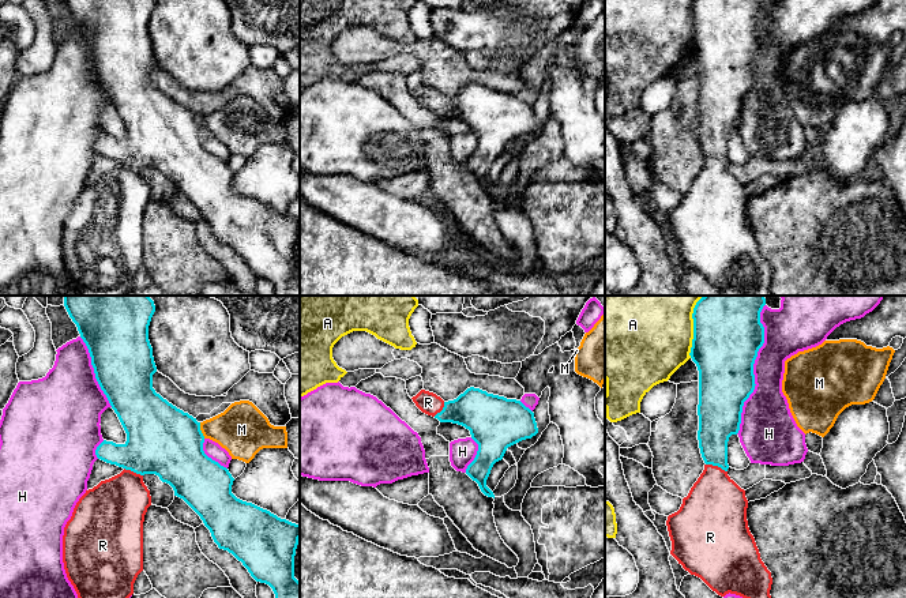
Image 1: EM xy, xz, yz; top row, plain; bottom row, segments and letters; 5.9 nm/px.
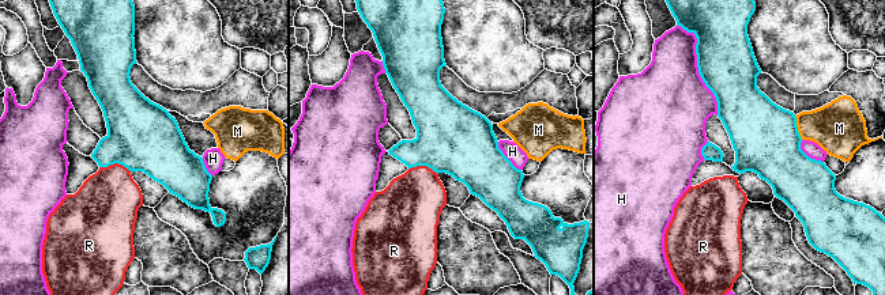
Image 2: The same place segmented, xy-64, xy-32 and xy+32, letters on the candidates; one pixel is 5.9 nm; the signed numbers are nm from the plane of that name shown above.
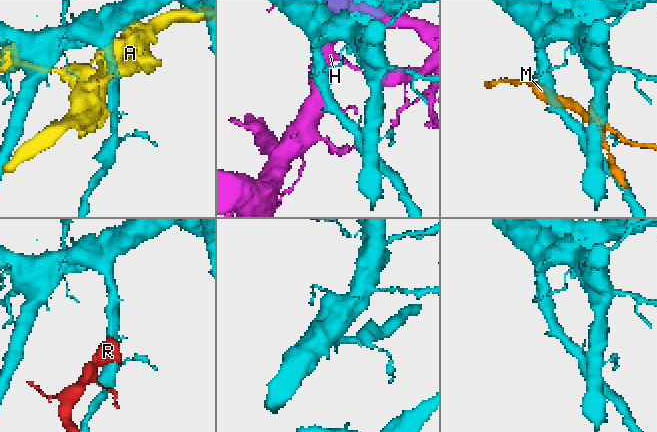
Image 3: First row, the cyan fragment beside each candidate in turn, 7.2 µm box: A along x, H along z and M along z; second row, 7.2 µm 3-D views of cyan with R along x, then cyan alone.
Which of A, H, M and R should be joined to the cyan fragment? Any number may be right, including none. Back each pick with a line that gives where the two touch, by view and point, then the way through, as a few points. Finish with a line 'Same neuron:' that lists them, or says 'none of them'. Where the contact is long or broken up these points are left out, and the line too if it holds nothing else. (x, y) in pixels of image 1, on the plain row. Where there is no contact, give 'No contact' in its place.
R: Touches cyan at yz (717, 160). Path across: yz (717, 117), (717, 160), (715, 202)
Same neuron: R

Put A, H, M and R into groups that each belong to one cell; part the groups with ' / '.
A / H / M / R

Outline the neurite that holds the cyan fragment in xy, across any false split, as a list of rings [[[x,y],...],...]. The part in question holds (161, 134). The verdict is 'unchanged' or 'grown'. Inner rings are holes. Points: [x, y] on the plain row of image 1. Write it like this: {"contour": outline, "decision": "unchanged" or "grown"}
{"contour": [[[155,0],[64,1],[89,44],[95,74],[127,128],[124,139],[104,135],[95,144],[98,154],[124,165],[86,185],[64,222],[64,264],[79,296],[127,296],[134,289],[134,278],[143,266],[143,217],[147,203],[151,200],[150,185],[143,177],[144,169],[155,169],[162,177],[169,178],[174,191],[183,193],[200,211],[218,242],[228,245],[241,256],[256,277],[266,278],[272,283],[274,296],[300,296],[300,277],[294,272],[300,219],[237,193],[232,188],[234,173],[229,165],[208,153],[203,146],[204,131],[200,125],[200,117],[169,98],[153,83],[153,69],[157,67],[157,61],[149,35],[149,20]]], "decision": "grown"}

